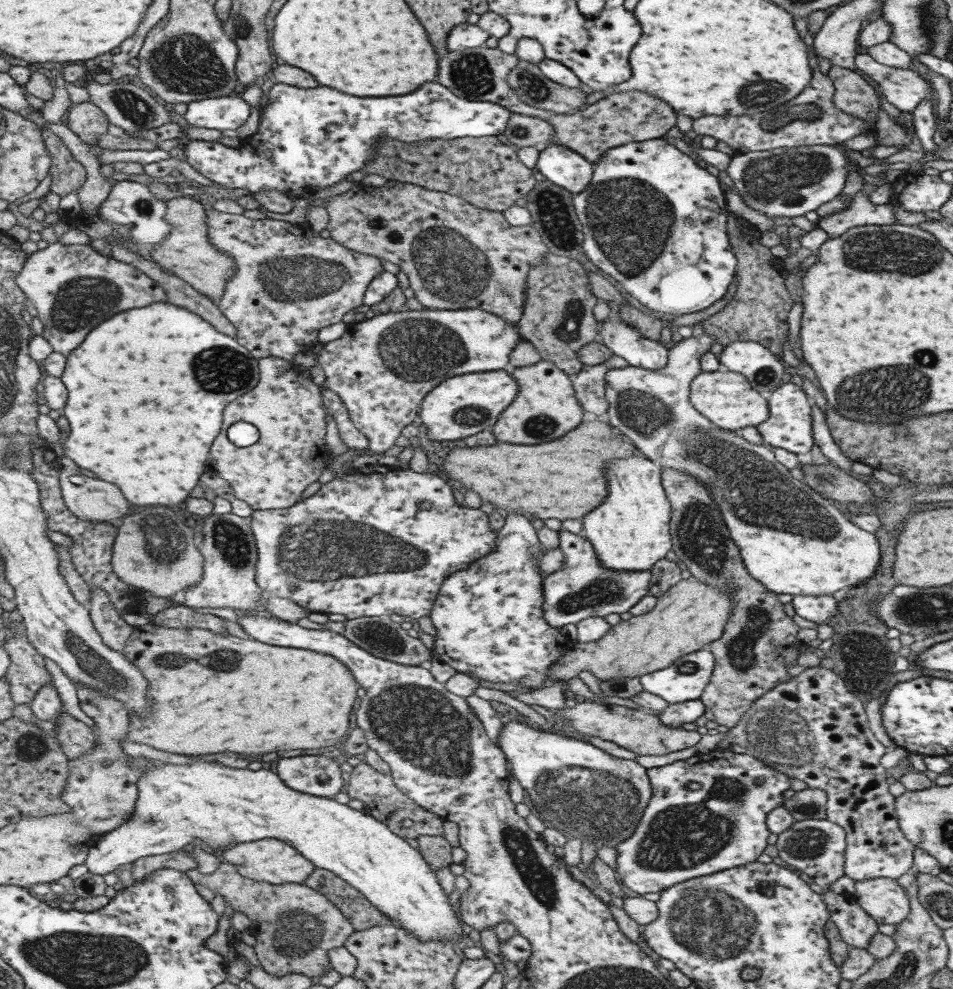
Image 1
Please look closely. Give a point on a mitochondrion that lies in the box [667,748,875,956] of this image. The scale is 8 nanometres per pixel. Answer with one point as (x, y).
(808, 843)

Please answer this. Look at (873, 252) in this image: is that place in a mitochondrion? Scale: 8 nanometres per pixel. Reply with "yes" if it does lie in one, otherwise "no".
yes

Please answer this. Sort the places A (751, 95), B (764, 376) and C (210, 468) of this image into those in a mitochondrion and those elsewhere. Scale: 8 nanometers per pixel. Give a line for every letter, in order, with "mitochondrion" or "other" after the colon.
A: mitochondrion
B: mitochondrion
C: other

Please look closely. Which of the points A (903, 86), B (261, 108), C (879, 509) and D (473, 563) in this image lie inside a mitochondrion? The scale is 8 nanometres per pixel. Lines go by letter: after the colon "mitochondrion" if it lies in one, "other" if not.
A: other
B: other
C: other
D: other

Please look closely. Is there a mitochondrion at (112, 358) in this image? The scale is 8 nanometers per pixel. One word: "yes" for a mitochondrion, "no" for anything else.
no

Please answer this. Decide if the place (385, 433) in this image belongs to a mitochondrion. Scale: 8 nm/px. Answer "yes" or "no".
no

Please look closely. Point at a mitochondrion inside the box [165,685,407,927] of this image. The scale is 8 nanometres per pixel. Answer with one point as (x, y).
(349, 898)

